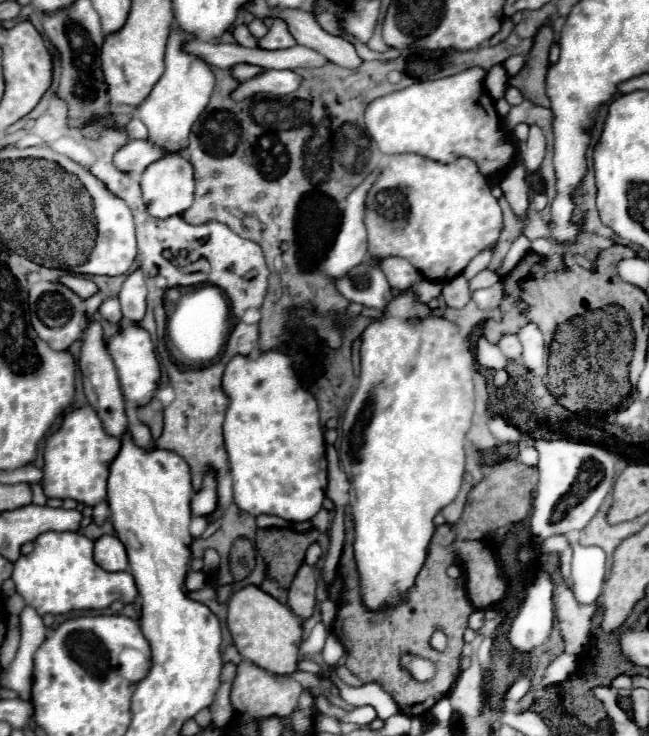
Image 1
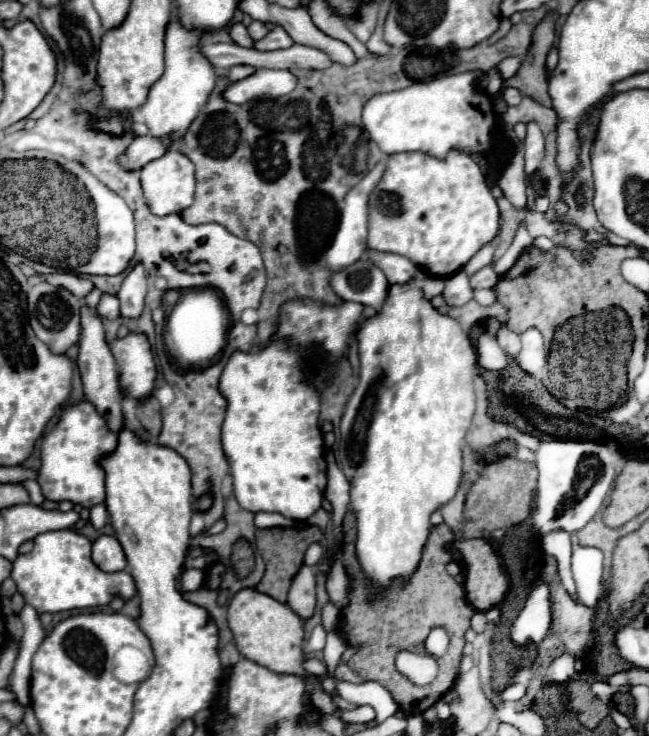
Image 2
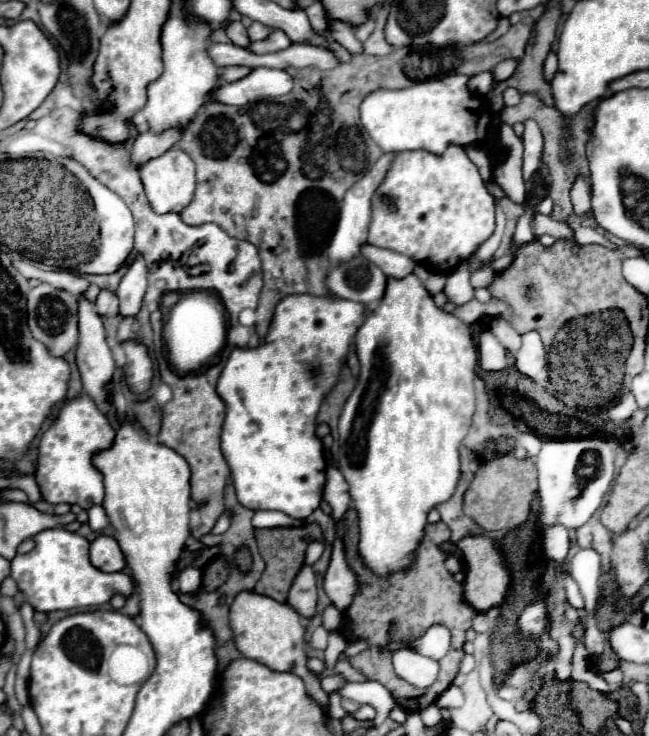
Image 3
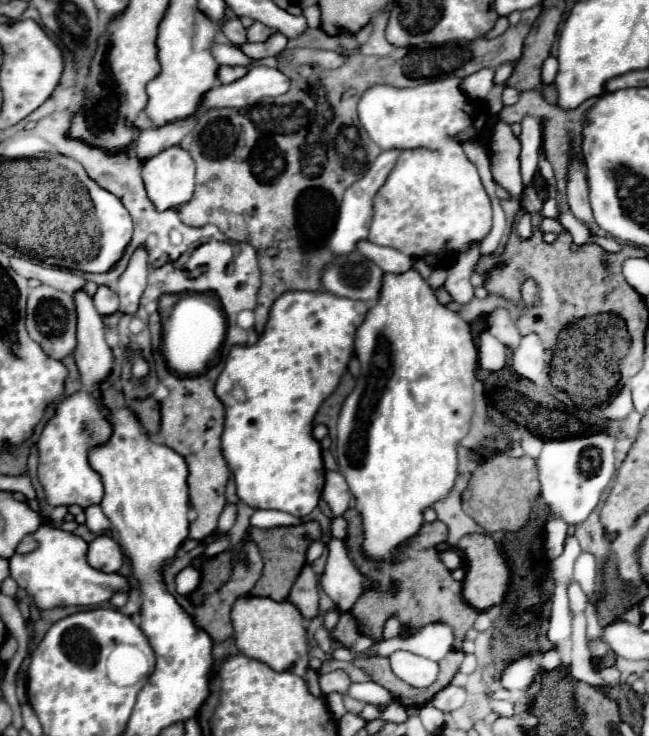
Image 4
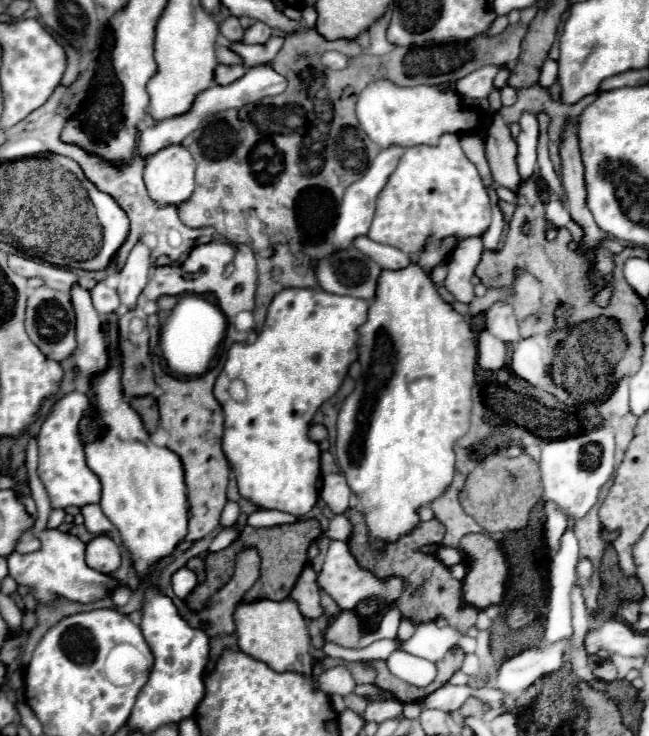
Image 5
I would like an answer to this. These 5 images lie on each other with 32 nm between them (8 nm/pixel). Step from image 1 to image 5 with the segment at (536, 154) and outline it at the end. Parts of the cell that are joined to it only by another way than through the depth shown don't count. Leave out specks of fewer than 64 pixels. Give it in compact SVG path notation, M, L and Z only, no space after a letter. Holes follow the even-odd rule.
M522 114L518 142L518 170L522 180L528 180L536 170L536 146L538 146L538 120L534 114Z

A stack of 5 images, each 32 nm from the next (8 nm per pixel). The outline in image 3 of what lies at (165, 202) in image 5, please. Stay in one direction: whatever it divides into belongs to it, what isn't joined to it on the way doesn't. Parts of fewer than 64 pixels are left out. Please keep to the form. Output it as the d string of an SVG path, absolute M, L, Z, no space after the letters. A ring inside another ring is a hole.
M170 148L162 156L150 160L148 164L144 164L140 168L140 178L142 178L142 186L144 186L144 192L146 192L146 198L148 198L152 210L156 214L180 212L182 208L186 208L192 202L194 186L196 186L196 180L194 180L194 162L182 150Z

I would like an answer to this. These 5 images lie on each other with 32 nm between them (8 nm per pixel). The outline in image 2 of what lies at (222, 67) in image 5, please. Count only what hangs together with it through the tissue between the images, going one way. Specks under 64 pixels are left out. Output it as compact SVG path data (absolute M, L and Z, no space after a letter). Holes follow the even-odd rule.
M234 66L234 68L228 70L228 78L232 82L238 82L238 80L244 80L244 78L252 76L254 72L256 72L256 68L252 68L252 66Z

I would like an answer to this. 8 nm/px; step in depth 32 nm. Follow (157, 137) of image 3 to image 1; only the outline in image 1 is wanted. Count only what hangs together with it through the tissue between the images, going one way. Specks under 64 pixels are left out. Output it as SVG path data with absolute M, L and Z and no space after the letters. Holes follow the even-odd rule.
M134 140L124 144L116 154L114 154L114 164L120 168L120 172L128 172L132 176L140 176L148 164L160 160L164 154L162 150L152 144L150 140Z

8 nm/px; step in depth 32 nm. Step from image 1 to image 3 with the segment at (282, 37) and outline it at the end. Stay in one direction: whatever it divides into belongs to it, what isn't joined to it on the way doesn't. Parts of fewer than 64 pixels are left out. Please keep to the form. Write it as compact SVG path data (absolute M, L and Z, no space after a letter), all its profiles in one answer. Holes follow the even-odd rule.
M274 30L268 38L260 40L260 42L252 42L248 46L248 50L256 52L256 54L268 54L268 52L278 52L278 50L284 50L292 44L292 40L288 40L288 36L282 32L282 30Z

